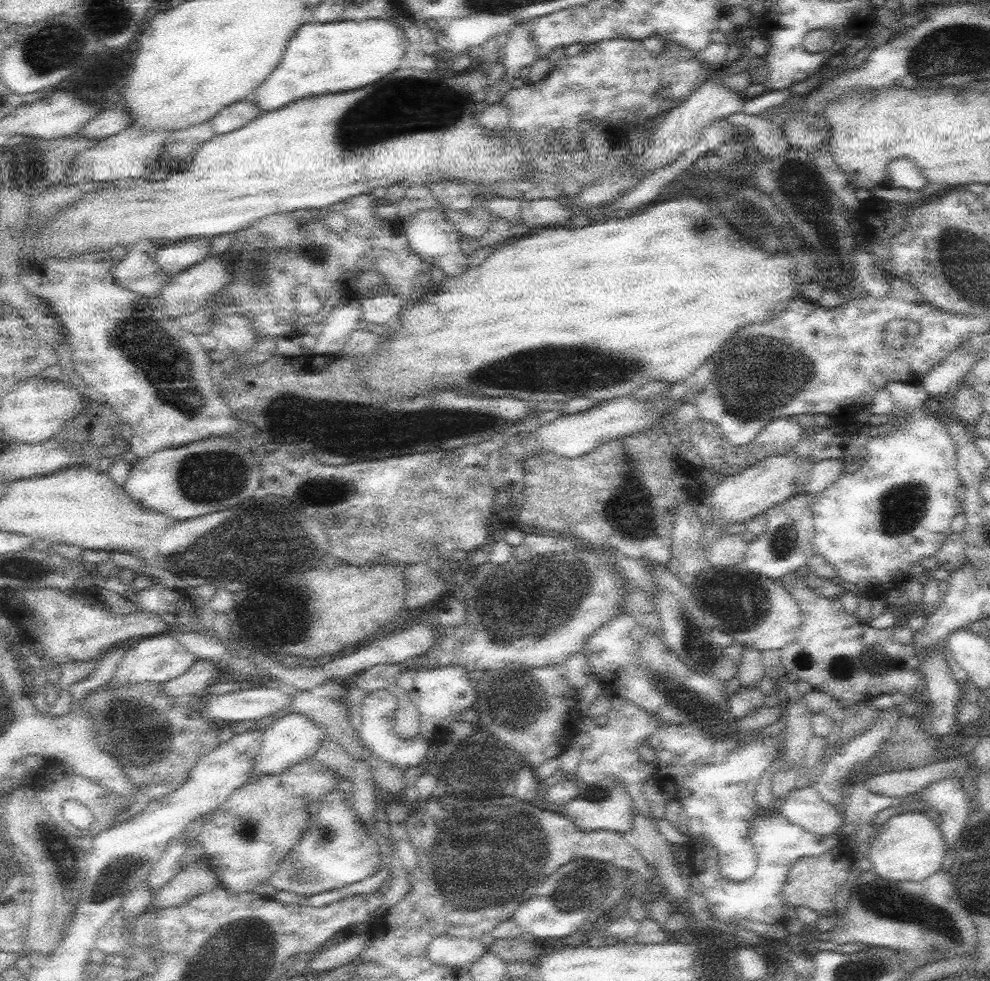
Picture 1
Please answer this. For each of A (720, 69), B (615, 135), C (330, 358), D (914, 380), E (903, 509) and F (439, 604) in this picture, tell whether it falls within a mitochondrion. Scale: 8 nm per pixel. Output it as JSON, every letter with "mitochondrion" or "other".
{"A":"other","B":"other","C":"other","D":"other","E":"mitochondrion","F":"other"}

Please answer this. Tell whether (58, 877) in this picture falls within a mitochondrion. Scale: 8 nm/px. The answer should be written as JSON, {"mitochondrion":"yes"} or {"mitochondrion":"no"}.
{"mitochondrion":"no"}

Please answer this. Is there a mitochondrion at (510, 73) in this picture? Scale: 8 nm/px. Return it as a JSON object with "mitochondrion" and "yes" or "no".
{"mitochondrion":"no"}

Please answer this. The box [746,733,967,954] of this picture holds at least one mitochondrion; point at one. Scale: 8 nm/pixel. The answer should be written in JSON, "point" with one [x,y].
{"point":[942,923]}

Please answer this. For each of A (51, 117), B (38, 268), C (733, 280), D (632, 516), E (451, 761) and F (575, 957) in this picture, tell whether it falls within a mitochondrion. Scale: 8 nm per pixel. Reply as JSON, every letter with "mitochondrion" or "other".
{"A":"other","B":"other","C":"other","D":"mitochondrion","E":"mitochondrion","F":"other"}

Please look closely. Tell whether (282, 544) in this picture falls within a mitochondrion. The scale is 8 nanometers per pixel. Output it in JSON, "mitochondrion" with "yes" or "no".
{"mitochondrion":"yes"}

